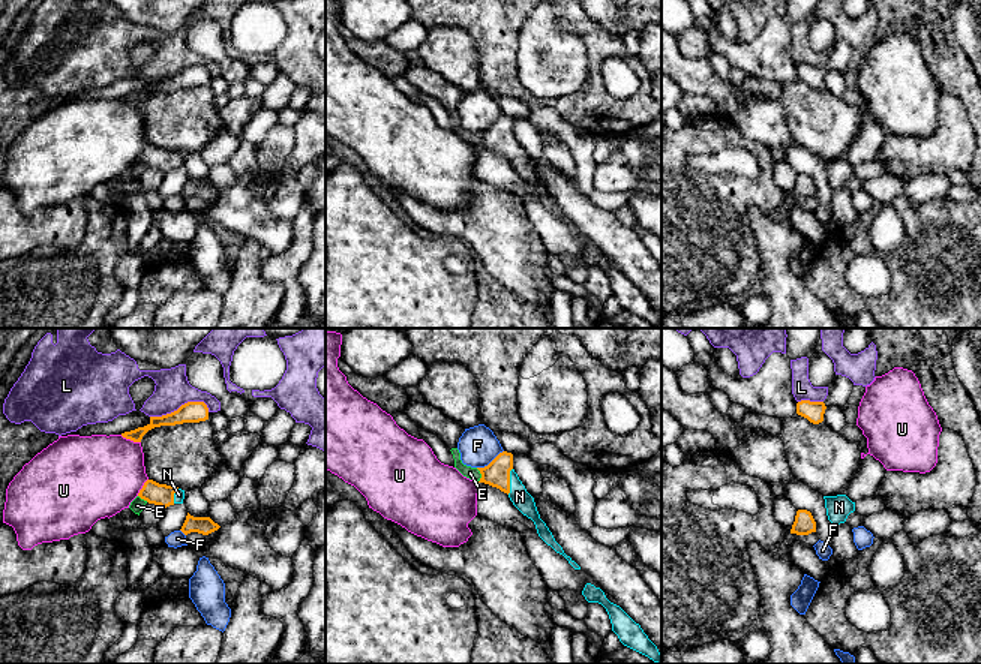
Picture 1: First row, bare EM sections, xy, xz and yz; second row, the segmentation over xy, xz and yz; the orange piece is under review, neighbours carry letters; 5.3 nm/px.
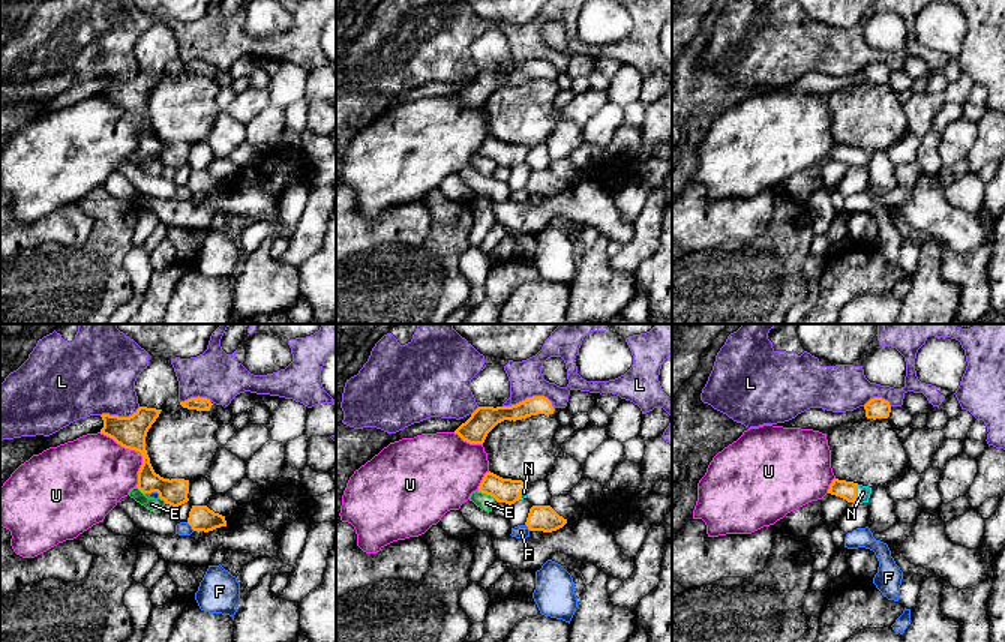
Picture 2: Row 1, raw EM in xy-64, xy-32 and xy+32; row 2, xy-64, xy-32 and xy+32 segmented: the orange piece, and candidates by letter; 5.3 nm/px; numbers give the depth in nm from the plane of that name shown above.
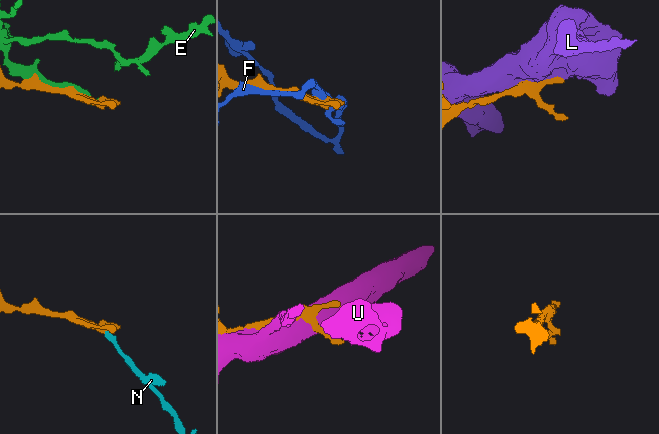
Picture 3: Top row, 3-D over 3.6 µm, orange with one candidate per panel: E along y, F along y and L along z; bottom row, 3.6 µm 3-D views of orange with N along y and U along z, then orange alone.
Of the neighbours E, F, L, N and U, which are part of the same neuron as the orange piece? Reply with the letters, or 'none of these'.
N

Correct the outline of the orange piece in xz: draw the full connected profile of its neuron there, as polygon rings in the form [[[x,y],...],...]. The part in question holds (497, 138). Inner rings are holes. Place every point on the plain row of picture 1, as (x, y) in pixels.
[[[502,115],[488,130],[477,132],[482,138],[478,147],[489,148],[507,157],[513,169],[536,189],[538,201],[550,210],[556,217],[562,219],[574,234],[580,231],[564,217],[562,211],[555,205],[546,187],[540,183],[534,162],[526,156],[513,133],[513,118]]]

